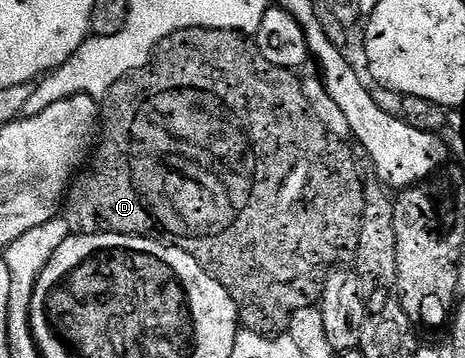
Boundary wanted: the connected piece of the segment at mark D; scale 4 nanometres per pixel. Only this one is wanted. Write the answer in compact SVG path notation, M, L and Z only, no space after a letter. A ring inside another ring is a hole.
M183 29L182 31L174 31L169 37L162 38L157 43L157 47L152 53L150 60L138 71L129 73L127 77L122 78L108 92L108 96L103 98L98 122L98 140L95 142L94 152L91 154L90 160L87 162L83 172L73 180L66 194L66 200L62 205L62 216L69 230L76 235L81 233L121 233L127 237L148 237L152 241L162 242L163 245L178 247L182 251L186 251L186 255L190 255L193 260L197 261L214 280L222 283L222 287L228 292L230 299L236 305L239 324L247 332L257 333L263 337L275 337L283 334L287 330L291 317L296 311L301 311L303 308L310 308L319 302L320 297L324 293L324 285L328 281L329 273L339 270L341 267L351 266L355 262L356 252L358 251L358 239L362 231L362 215L364 214L365 178L363 176L360 177L360 169L356 166L355 157L348 150L349 146L334 135L330 135L330 131L326 131L324 124L313 115L310 103L304 94L304 87L301 80L299 78L296 80L293 77L295 77L293 70L273 67L270 63L266 63L266 59L261 55L260 50L256 48L255 44L245 34L235 33L233 29Z

